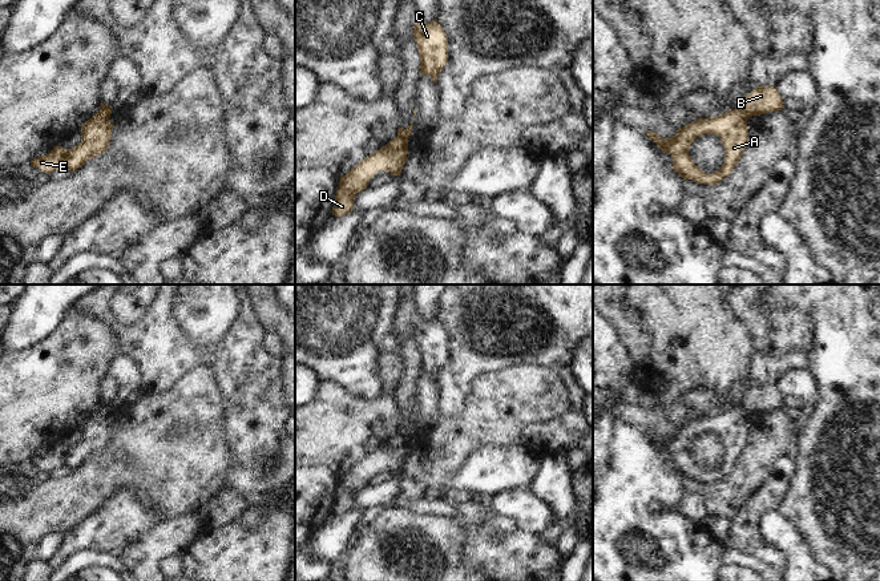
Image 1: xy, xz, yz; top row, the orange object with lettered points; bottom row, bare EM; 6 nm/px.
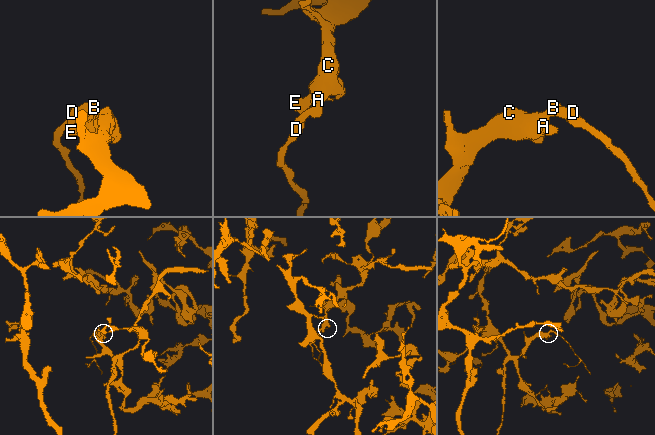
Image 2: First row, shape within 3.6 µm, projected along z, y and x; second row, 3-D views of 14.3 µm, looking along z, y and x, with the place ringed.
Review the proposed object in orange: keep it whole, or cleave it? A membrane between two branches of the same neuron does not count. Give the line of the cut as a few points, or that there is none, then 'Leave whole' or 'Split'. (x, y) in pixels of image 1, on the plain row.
Split along xz (398, 432), (408, 434). Split.

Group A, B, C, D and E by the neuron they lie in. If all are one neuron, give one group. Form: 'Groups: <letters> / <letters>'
Groups: A C E / B D.

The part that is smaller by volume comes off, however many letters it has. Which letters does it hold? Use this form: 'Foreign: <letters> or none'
Foreign: B, D

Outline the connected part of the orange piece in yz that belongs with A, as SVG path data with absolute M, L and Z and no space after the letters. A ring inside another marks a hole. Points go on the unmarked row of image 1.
M740 406L716 415L697 416L691 421L677 427L677 432L671 436L661 436L654 429L645 431L663 451L671 452L673 468L675 471L683 477L705 483L716 483L724 475L728 475L739 460L748 439L747 413ZM705 432L718 433L726 449L722 465L709 473L689 453L694 437Z

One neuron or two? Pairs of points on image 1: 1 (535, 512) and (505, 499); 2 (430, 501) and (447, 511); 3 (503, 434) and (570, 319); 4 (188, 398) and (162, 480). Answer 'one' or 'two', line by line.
1: one
2: one
3: two
4: one

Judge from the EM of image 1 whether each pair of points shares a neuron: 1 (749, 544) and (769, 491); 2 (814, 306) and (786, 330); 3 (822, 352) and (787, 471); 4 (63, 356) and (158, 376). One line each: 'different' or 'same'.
1: same
2: different
3: different
4: different

